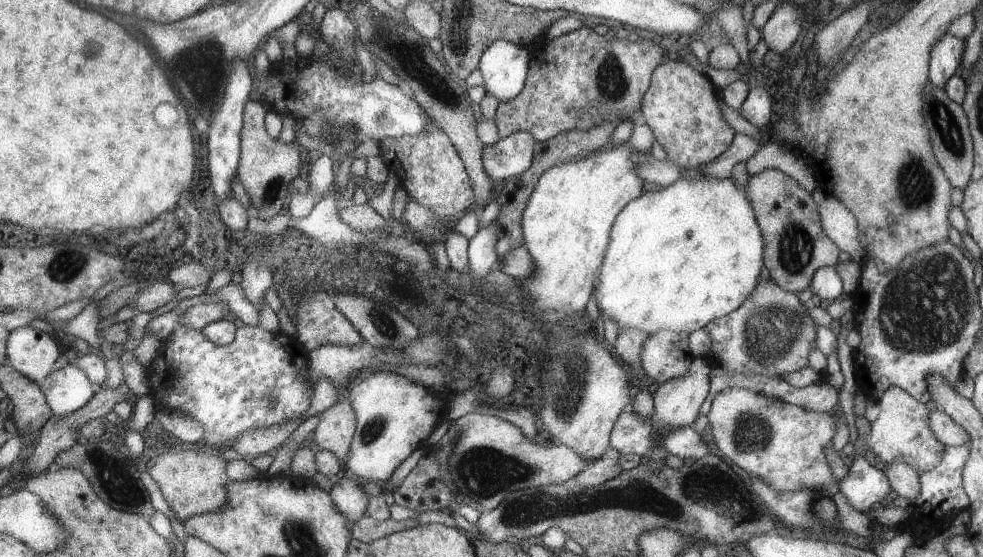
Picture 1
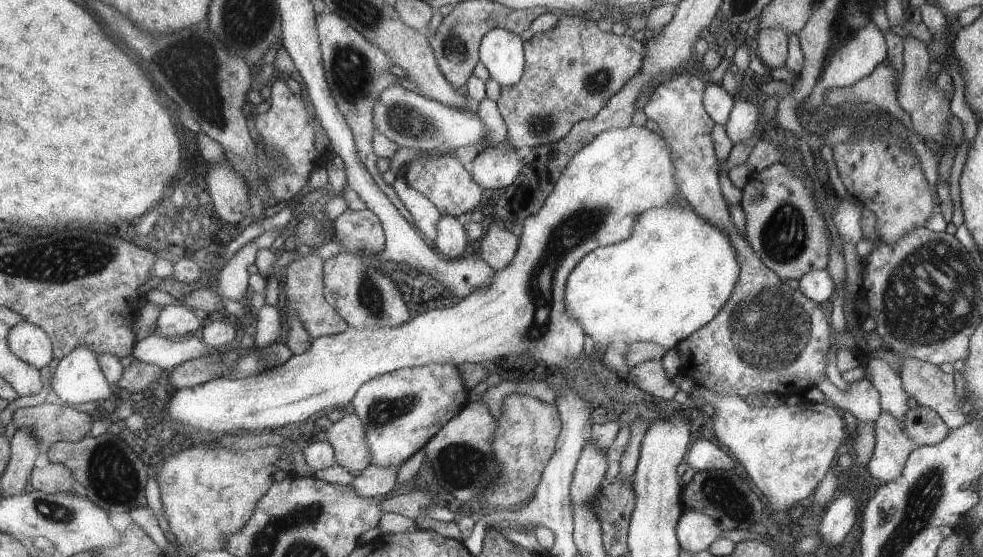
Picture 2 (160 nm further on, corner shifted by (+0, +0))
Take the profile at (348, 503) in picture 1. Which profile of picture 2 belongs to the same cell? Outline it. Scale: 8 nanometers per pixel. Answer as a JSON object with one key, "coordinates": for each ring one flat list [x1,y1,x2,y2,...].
{"coordinates":[[367,465,361,471,359,476,354,476,349,486,360,497,376,497,379,494,384,495,393,488,396,482,398,468,381,468,375,465]]}

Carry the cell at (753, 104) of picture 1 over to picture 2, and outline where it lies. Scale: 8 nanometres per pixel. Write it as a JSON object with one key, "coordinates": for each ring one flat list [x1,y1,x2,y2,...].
{"coordinates":[[737,100,731,108,724,129,732,146,747,140,755,130,760,108,749,104,746,100]]}

